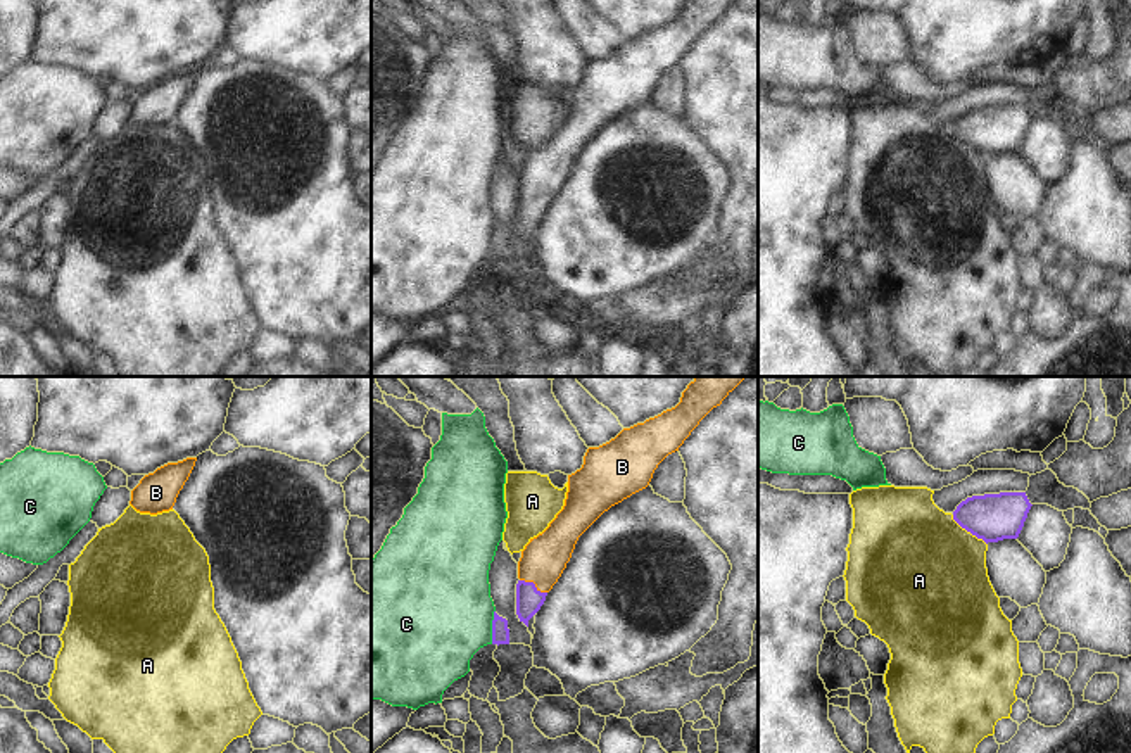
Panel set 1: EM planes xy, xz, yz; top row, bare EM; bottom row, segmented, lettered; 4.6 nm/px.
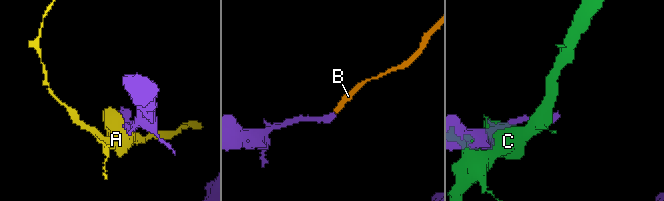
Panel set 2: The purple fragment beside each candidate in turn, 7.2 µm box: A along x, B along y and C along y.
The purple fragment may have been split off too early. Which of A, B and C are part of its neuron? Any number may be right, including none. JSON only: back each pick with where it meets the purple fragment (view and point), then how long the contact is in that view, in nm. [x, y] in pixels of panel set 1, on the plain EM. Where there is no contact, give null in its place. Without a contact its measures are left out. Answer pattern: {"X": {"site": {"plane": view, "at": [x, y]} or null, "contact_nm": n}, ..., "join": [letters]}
{"B": {"site": {"plane": "xz", "at": [534, 197]}, "contact_nm": 140}, "join": ["B"]}

